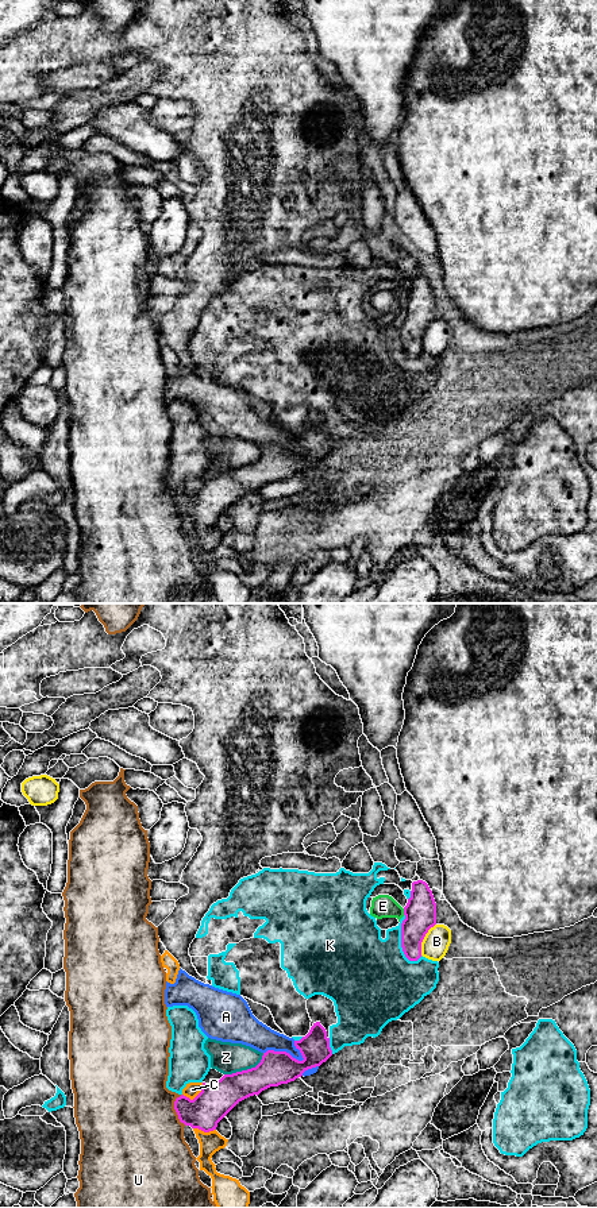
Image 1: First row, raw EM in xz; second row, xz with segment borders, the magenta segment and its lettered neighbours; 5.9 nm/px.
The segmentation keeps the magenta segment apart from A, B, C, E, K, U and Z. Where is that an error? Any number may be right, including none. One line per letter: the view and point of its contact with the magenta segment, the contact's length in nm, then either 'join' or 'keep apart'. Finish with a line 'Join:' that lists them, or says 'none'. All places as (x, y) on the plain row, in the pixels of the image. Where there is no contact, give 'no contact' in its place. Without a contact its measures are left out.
A: xz (284, 447) | 260 nm | keep apart
B: xz (423, 334) | 220 nm | keep apart
C: xz (196, 491) | 150 nm | keep apart
E: xz (404, 307) | 40 nm | keep apart
K: xz (401, 336) | 300 nm | keep apart
U: xz (176, 506) | 190 nm | keep apart
Z: xz (247, 464) | 280 nm | keep apart
Join: none

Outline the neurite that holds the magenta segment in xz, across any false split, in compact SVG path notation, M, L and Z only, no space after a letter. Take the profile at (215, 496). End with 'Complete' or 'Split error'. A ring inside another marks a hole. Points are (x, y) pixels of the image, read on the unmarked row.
M320 417L313 418L300 436L294 436L294 441L303 456L286 447L267 445L255 463L224 470L212 479L203 478L201 487L193 495L181 490L174 497L180 517L204 528L213 526L239 497L258 491L270 482L294 476L305 466L320 462L332 451L330 433Z. Complete

